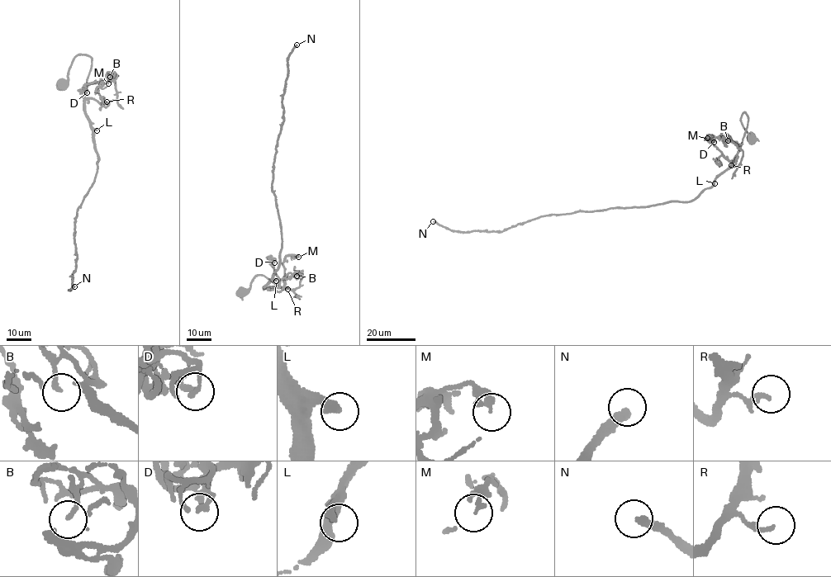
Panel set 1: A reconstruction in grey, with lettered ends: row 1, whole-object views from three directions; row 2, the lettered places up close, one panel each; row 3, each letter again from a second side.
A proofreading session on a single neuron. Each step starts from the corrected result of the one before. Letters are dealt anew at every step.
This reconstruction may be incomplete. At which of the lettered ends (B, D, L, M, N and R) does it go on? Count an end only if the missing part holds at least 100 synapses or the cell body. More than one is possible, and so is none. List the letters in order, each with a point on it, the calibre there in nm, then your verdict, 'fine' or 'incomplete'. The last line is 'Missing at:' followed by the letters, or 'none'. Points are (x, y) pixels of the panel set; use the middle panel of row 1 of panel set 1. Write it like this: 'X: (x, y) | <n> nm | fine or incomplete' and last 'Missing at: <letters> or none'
B: (296, 276) | 180 nm | fine
D: (274, 262) | 260 nm | fine
L: (276, 281) | 320 nm | fine
M: (298, 257) | 160 nm | fine
N: (296, 44) | 320 nm | incomplete
R: (287, 289) | 110 nm | fine
Missing at: N

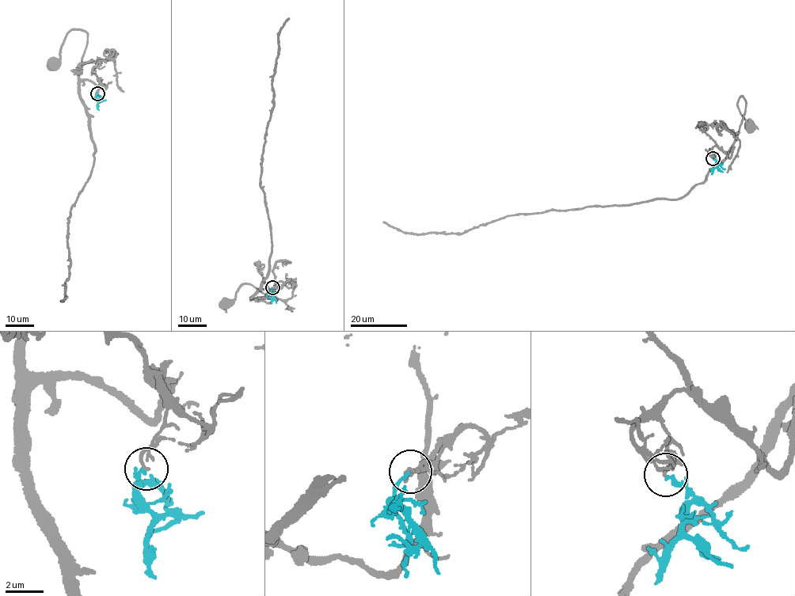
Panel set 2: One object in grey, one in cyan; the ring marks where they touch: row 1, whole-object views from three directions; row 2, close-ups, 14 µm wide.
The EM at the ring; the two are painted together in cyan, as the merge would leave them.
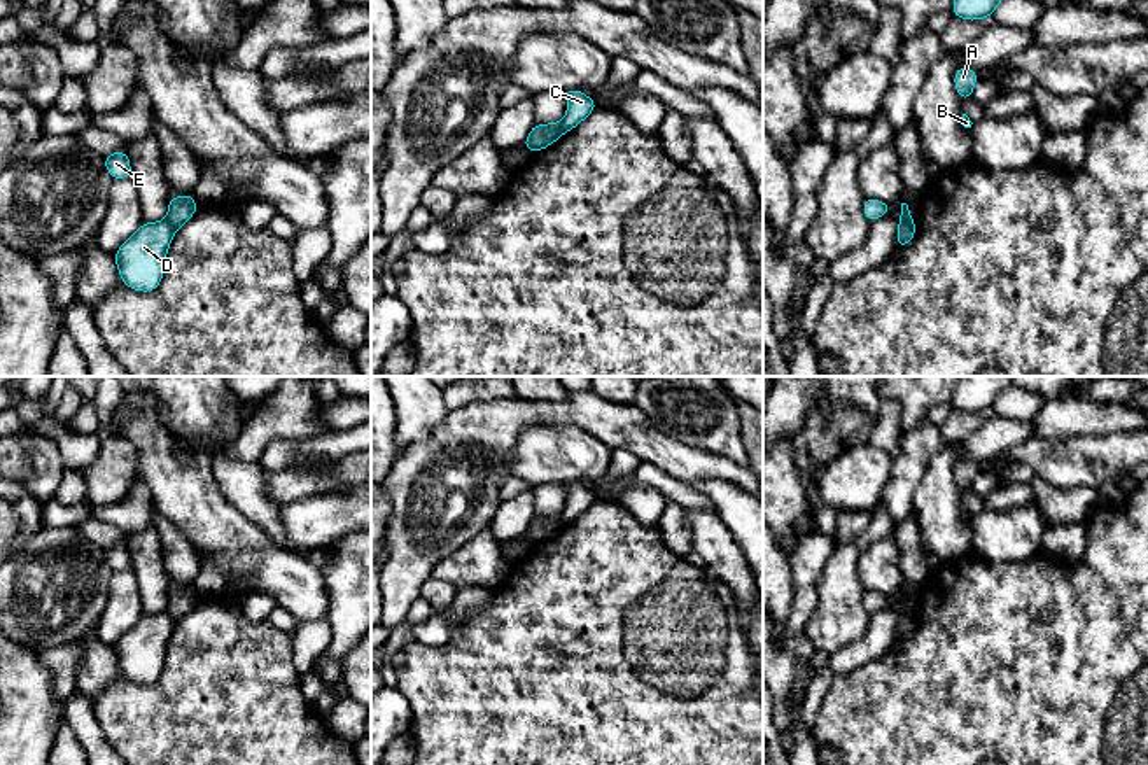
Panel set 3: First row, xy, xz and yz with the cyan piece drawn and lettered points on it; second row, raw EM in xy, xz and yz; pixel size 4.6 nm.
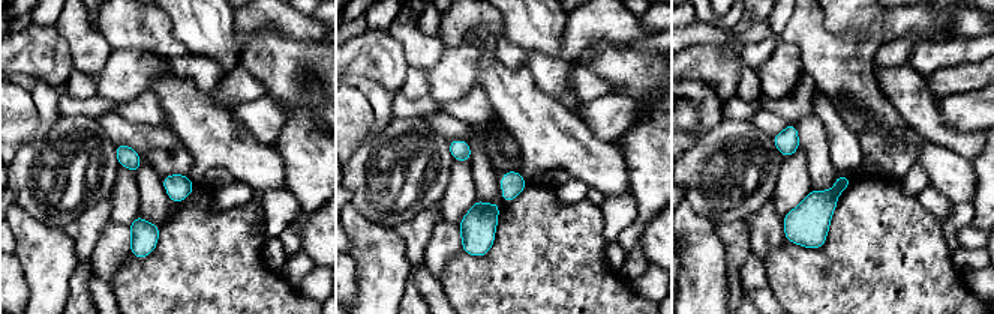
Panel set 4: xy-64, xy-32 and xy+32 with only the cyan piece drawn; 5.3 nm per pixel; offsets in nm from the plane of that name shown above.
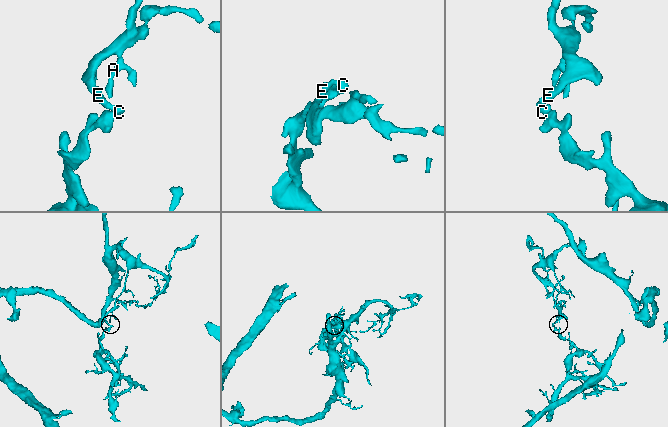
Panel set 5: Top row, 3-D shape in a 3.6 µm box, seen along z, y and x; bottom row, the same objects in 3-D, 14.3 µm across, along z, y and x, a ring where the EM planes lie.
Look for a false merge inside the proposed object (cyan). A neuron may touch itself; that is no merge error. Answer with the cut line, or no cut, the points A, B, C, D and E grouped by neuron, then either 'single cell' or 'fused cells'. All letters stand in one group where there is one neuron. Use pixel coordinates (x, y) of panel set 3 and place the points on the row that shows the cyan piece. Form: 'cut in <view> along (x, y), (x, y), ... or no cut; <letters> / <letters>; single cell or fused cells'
cut in yz along (912, 217), (900, 223); A B C E / D; fused cells

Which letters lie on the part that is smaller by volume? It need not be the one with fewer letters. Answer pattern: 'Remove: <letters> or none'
Remove: D

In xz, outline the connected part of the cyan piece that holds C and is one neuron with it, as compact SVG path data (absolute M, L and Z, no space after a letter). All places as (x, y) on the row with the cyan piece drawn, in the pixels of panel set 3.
M565 89L562 93L567 98L567 116L562 121L562 131L567 133L586 119L600 102L588 98L583 89Z

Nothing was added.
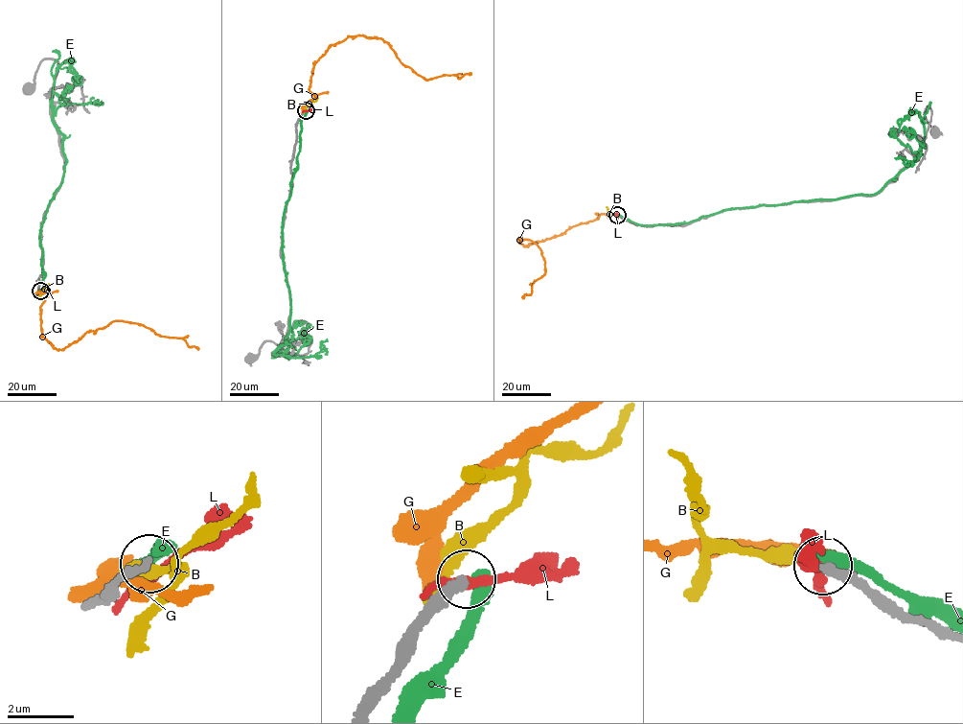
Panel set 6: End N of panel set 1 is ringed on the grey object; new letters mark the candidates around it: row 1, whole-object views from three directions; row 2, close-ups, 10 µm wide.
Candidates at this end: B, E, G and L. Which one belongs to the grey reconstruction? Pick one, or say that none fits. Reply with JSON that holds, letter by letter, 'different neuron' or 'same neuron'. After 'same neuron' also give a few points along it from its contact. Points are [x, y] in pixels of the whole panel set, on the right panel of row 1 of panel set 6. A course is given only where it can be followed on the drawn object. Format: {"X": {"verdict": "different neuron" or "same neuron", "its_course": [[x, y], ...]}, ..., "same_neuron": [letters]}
{"B": {"verdict": "different neuron"}, "E": {"verdict": "different neuron"}, "G": {"verdict": "different neuron"}, "L": {"verdict": "different neuron"}, "same_neuron": []}

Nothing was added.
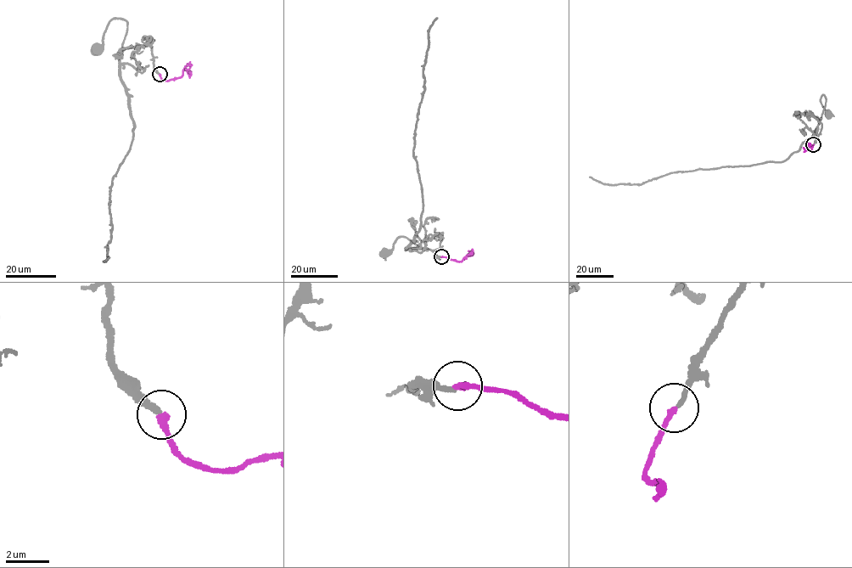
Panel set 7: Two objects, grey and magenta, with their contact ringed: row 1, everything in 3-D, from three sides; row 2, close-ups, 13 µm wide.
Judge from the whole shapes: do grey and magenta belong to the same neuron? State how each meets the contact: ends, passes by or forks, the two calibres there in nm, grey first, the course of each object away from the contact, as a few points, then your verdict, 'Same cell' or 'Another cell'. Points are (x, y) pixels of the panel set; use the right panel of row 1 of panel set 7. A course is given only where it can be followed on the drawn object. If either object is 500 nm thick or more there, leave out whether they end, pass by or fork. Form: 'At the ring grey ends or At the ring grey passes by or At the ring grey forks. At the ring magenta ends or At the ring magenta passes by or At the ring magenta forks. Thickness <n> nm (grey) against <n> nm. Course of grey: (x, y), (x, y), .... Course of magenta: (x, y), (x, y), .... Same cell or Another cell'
At the ring grey ends. At the ring magenta ends. Thickness 240 nm (grey) against 280 nm. Course of grey: (813, 144), (821, 131), (821, 124), (819, 120), (826, 100), (823, 94), (820, 99), (829, 115). Course of magenta: (813, 144), (812, 152), (810, 145), (805, 150), (803, 147). Same cell

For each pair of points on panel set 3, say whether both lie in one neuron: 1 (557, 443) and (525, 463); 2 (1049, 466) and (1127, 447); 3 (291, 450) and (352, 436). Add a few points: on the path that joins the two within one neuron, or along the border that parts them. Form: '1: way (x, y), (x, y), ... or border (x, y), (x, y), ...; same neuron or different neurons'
1: way (550, 450), (532, 461); same neuron
2: way (1068, 463), (1077, 461), (1084, 454), (1108, 454); same neuron
3: way (307, 447), (336, 443); same neuron

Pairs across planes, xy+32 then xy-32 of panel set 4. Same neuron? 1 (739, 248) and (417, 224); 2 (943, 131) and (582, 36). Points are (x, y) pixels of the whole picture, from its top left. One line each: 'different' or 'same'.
1: same
2: different

